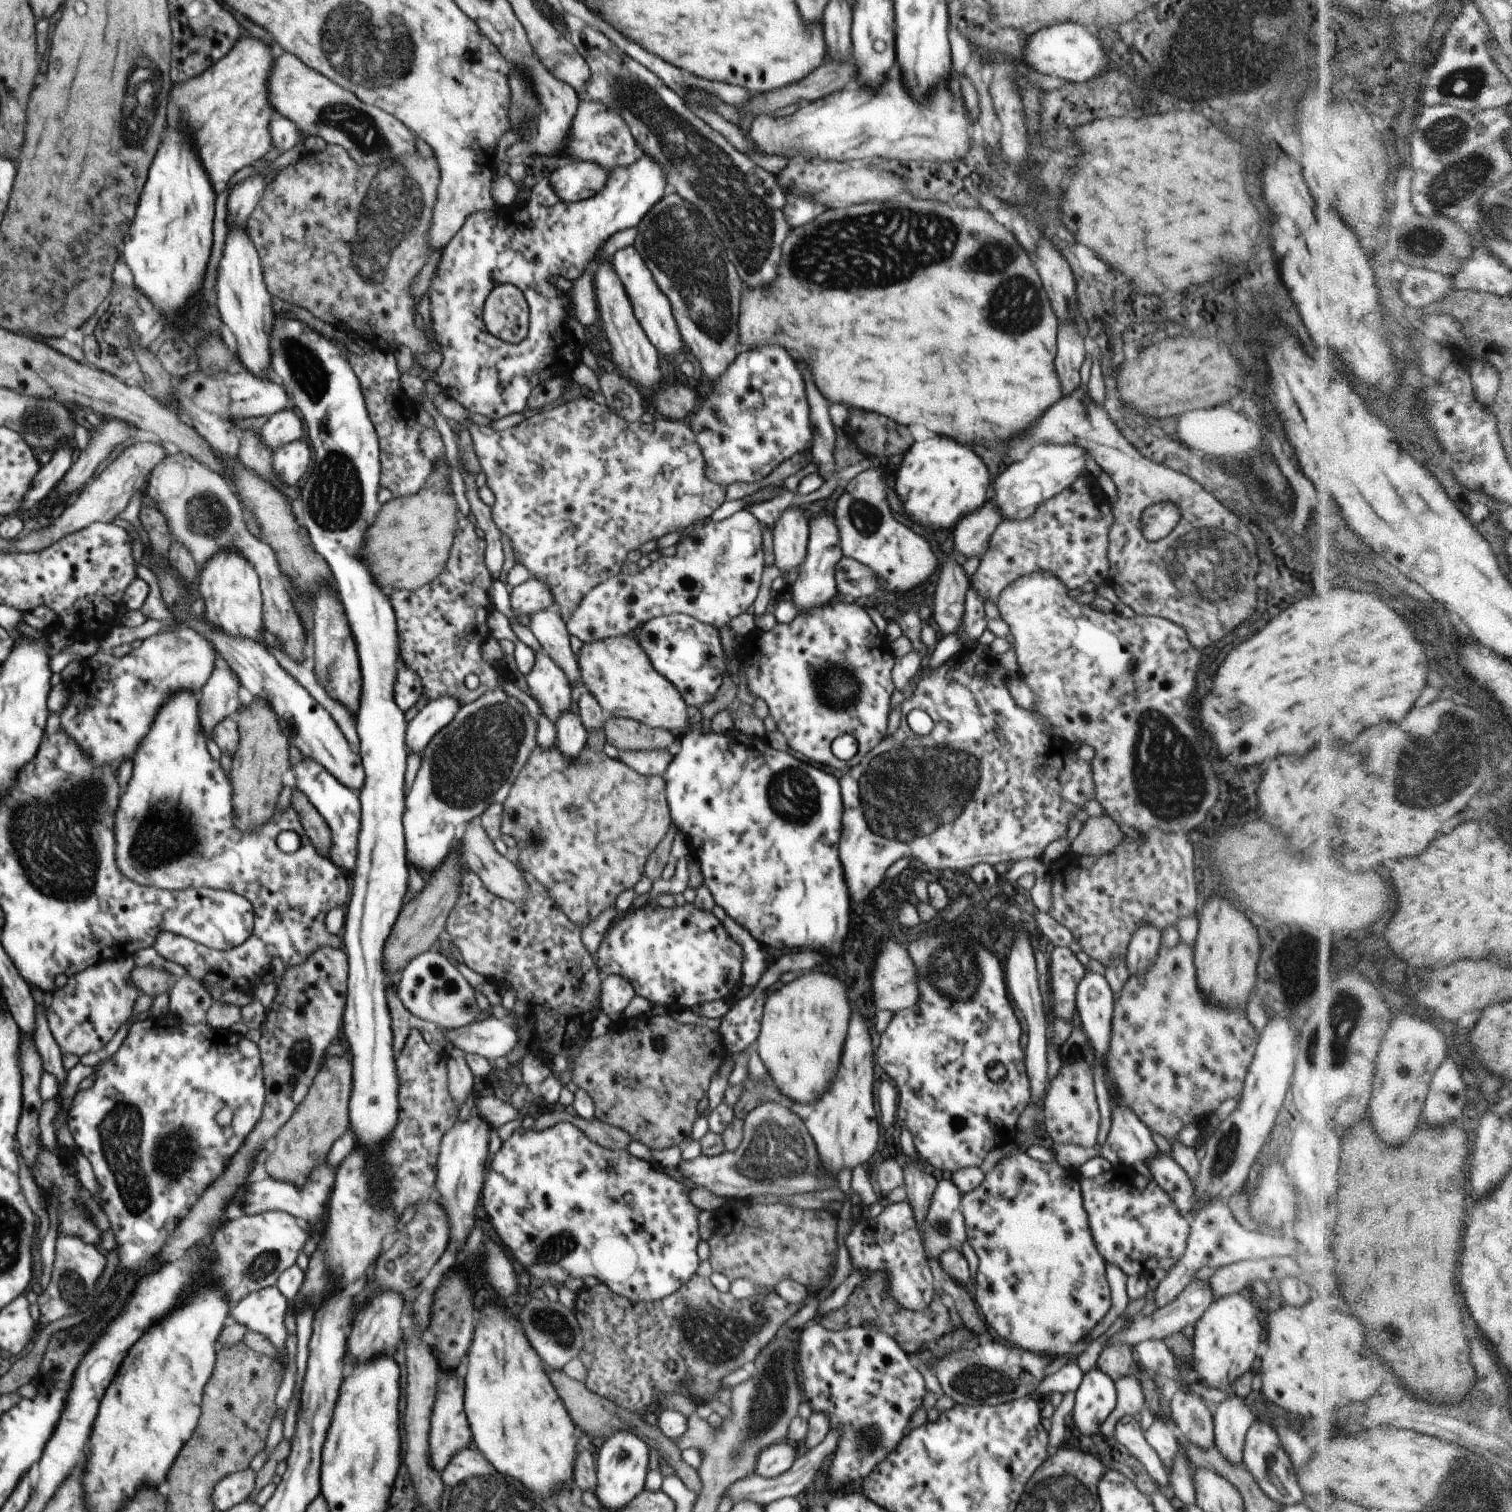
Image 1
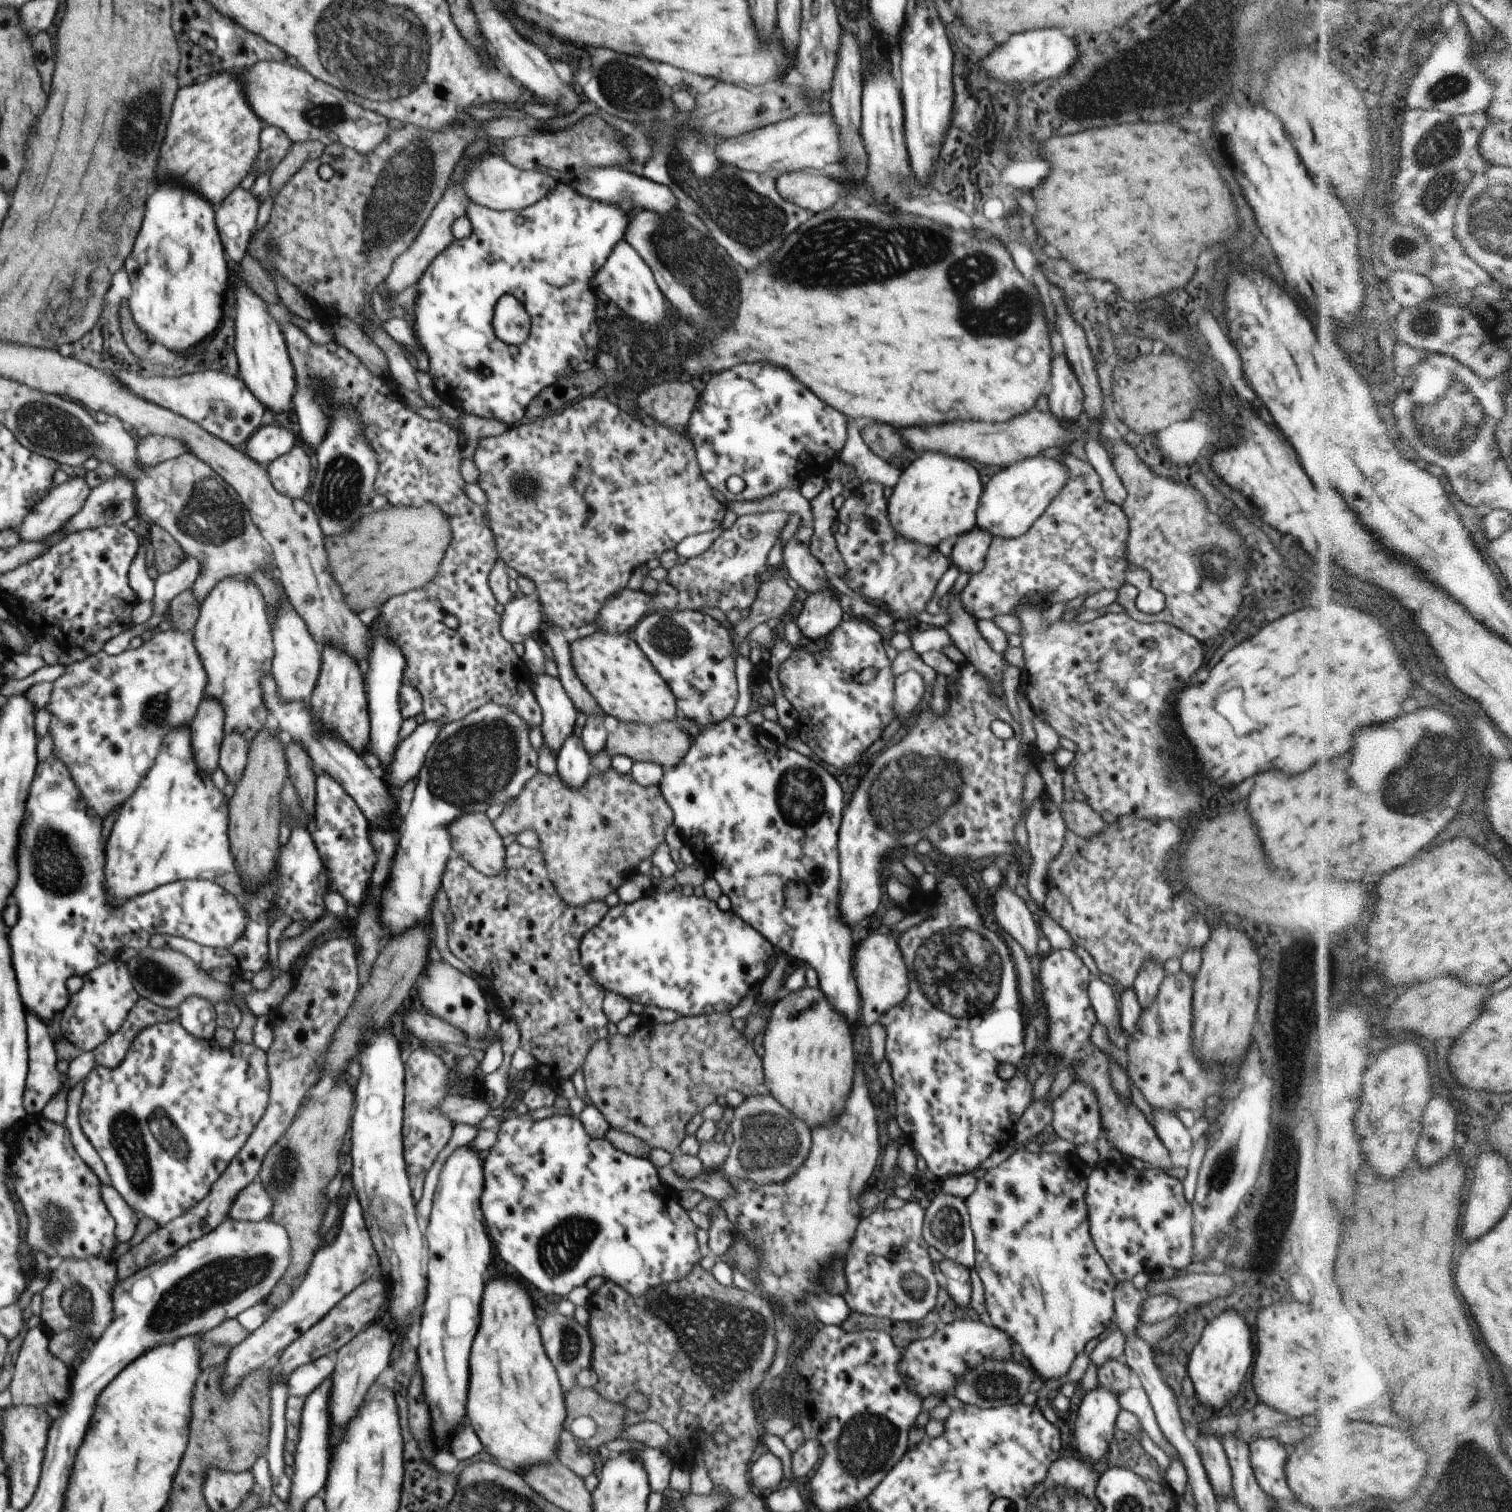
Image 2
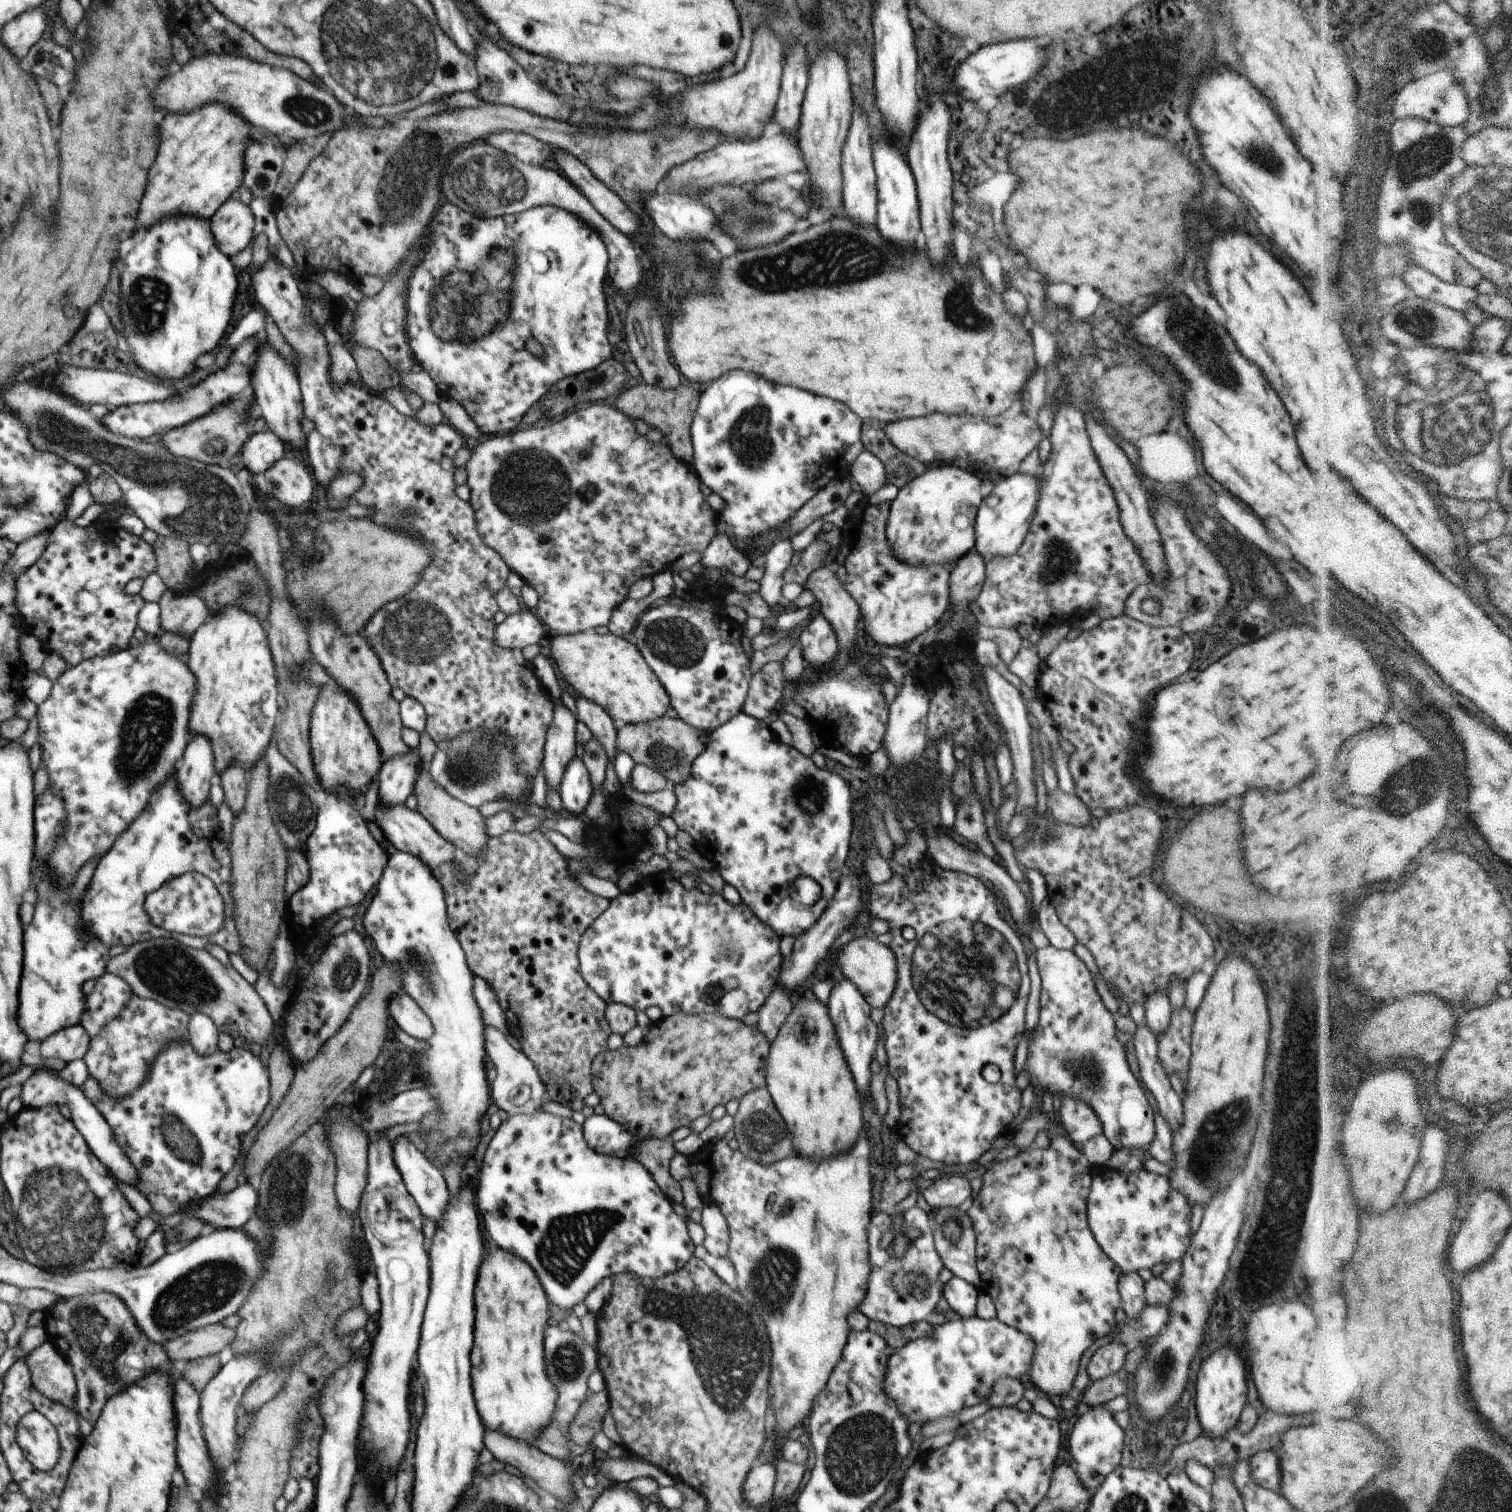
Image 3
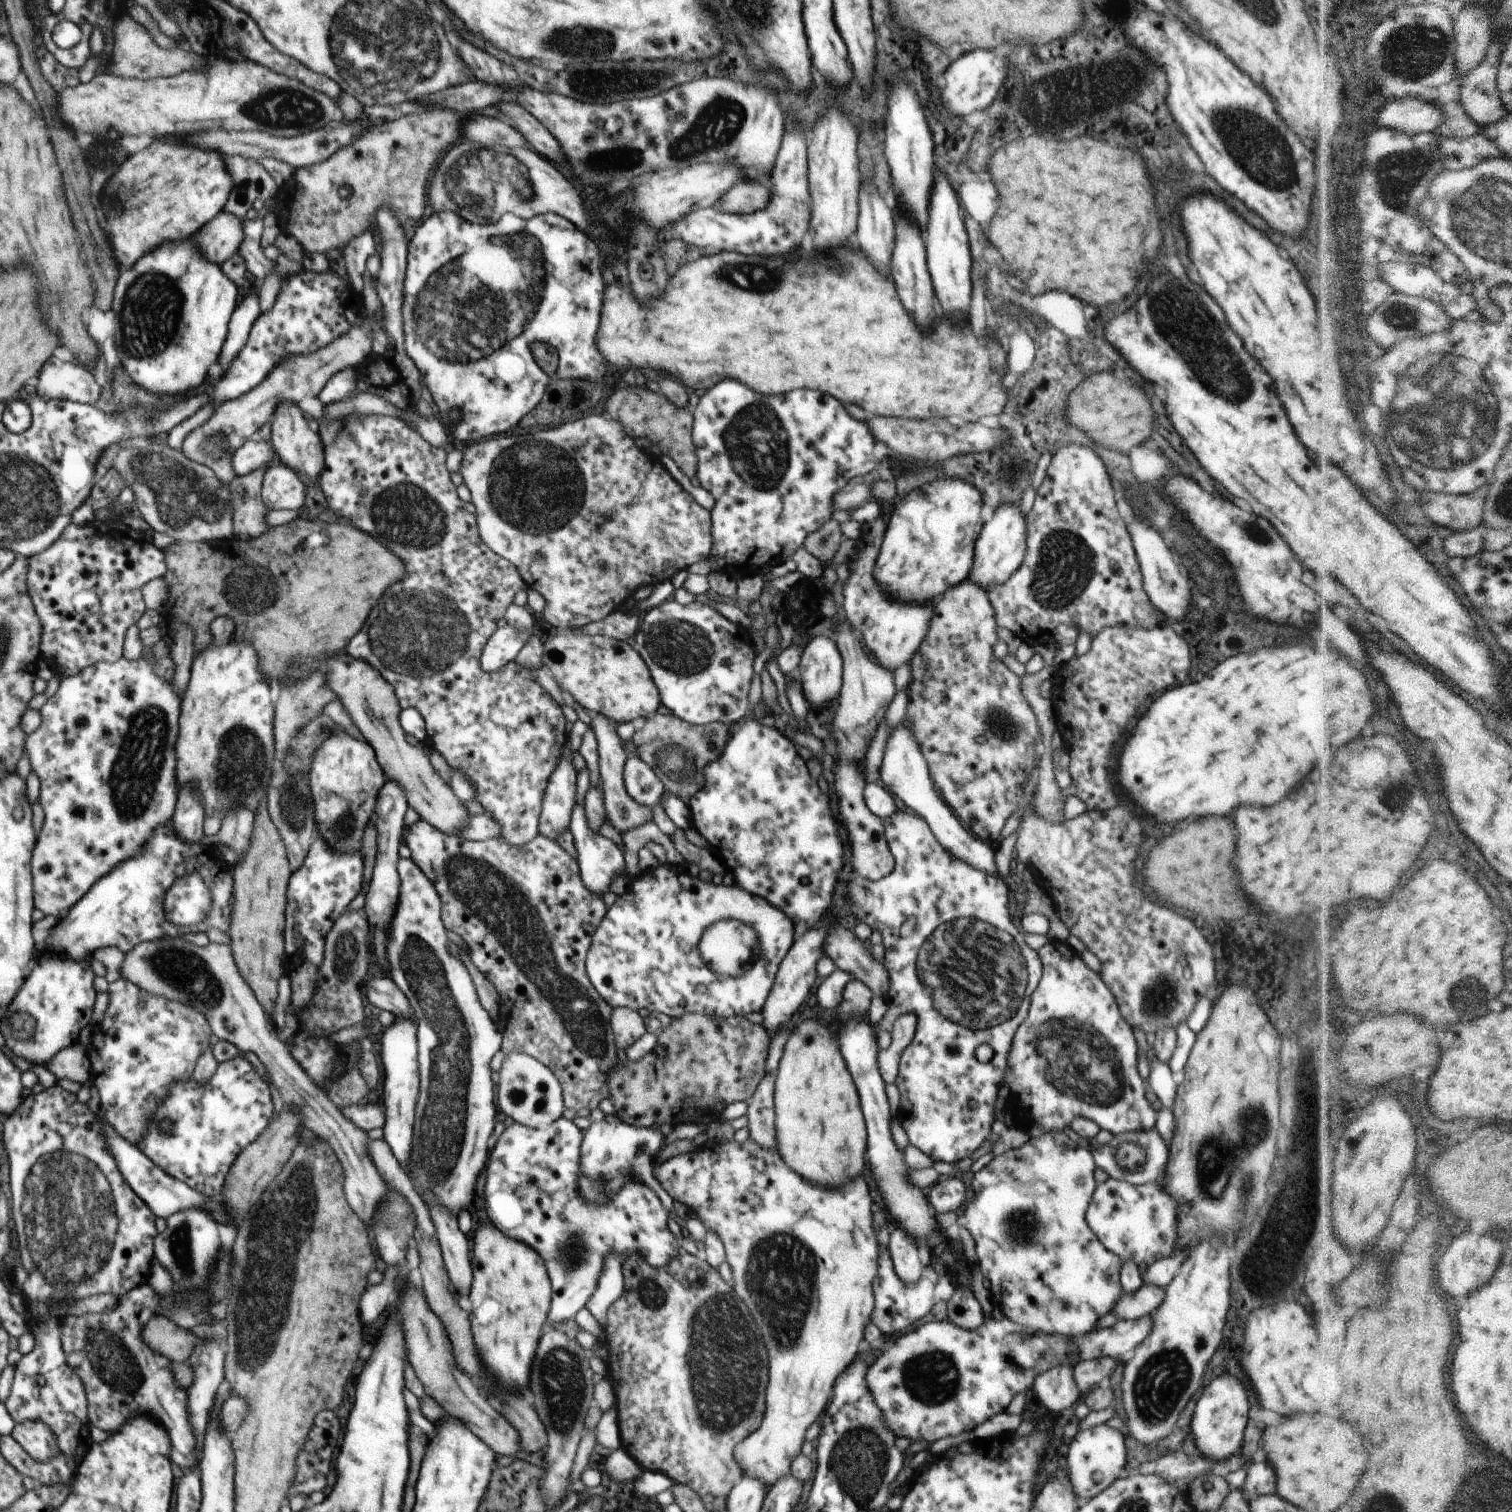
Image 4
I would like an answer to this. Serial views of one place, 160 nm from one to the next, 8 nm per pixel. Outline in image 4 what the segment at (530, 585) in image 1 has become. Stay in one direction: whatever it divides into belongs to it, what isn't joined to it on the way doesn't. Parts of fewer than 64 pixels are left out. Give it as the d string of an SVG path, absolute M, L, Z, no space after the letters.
M510 625L505 628L498 627L484 645L480 655L480 668L484 672L493 673L504 668L506 664L514 662L531 634L517 631Z

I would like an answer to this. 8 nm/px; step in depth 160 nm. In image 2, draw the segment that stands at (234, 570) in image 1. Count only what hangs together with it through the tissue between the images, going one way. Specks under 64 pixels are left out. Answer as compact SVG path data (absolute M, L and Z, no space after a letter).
M231 577L217 583L198 609L199 617L192 631L196 652L208 677L205 698L209 697L218 701L221 708L224 709L223 731L225 736L238 733L249 744L264 728L268 714L271 713L265 705L261 683L263 677L271 672L271 662L274 656L272 624L267 616L263 594L250 577Z

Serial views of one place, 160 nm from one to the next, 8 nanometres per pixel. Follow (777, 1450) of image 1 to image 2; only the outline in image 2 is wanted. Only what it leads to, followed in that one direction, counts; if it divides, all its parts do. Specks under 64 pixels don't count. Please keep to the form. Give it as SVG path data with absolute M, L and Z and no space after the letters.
M771 1452L763 1454L756 1462L750 1464L748 1478L755 1492L766 1495L784 1484L782 1462Z

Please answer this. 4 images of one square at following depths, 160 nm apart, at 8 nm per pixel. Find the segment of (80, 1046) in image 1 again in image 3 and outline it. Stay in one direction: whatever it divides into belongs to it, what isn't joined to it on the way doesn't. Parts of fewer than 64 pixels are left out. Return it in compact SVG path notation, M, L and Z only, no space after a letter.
M104 973L96 980L94 991L87 996L87 1007L81 1016L81 1024L91 1038L115 1016L118 1016L132 996L132 988L118 975Z

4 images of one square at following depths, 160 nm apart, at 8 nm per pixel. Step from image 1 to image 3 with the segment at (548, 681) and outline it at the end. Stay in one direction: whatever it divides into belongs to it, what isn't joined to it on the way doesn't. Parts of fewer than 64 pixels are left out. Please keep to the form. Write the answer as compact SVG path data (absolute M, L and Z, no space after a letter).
M562 702L556 703L554 709L554 718L552 724L547 730L545 738L544 754L542 759L542 768L544 778L546 780L547 788L556 791L559 794L561 789L561 782L566 772L568 763L575 758L576 752L576 718L567 709Z

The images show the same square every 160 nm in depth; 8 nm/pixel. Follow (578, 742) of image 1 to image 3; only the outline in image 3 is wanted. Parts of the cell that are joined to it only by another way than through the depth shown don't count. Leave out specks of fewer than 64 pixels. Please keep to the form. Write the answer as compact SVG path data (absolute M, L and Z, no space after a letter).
M575 756L567 766L564 773L559 795L561 796L562 808L576 818L584 812L593 791L588 769L583 759Z

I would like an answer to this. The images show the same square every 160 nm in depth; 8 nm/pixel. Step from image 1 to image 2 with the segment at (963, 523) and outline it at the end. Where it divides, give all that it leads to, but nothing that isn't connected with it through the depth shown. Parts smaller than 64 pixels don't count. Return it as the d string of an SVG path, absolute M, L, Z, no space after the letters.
M974 528L958 537L949 560L959 572L975 575L985 568L985 558L992 540L990 533Z

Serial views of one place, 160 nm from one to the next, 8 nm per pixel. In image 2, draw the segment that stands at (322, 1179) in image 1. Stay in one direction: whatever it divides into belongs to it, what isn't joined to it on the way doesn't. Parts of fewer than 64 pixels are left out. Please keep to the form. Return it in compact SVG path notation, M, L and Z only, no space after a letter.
M256 1179L236 1195L229 1216L235 1221L266 1221L273 1206L273 1198L270 1198L265 1186Z

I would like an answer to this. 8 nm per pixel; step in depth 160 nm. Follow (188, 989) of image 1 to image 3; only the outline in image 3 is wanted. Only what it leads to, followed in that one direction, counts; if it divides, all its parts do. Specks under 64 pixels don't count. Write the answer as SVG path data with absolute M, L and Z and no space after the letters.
M195 1012L189 1022L189 1040L199 1055L213 1055L219 1050L219 1028L204 1013Z

